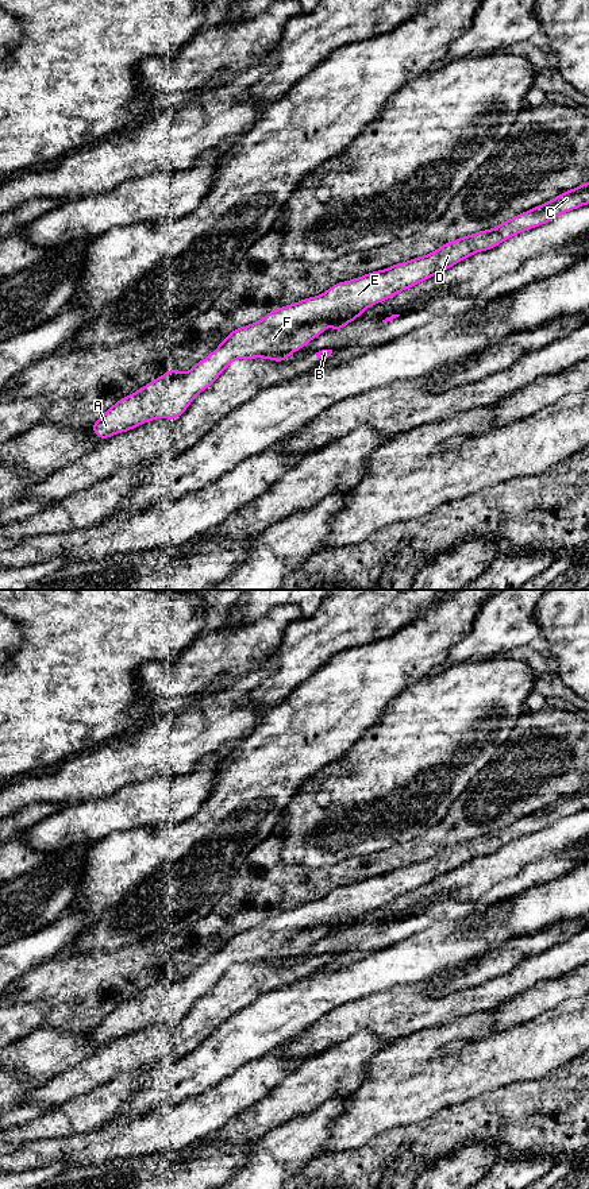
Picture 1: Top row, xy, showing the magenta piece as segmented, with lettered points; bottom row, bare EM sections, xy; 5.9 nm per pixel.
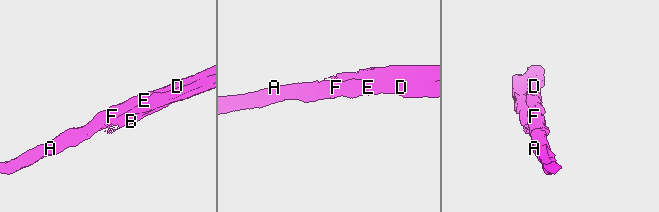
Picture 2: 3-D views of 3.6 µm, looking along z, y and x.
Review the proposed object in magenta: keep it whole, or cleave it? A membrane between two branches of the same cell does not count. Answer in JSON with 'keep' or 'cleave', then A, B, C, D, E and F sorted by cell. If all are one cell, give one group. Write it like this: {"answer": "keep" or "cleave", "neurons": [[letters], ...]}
{"answer": "cleave", "neurons": [["A", "C", "D", "E", "F"], ["B"]]}

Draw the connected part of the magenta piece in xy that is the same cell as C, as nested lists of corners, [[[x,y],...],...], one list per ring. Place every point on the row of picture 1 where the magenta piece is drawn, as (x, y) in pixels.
[[[589,181],[500,223],[496,228],[447,242],[427,255],[342,281],[319,296],[273,309],[258,321],[235,328],[188,372],[169,368],[135,393],[120,398],[91,428],[97,437],[105,440],[157,418],[176,420],[234,360],[296,352],[336,321],[386,301],[477,252],[489,251],[520,232],[540,227],[582,205],[589,205]]]

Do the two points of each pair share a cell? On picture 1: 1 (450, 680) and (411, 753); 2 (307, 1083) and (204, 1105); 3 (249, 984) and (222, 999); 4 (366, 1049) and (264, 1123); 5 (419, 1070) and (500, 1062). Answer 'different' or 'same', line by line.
1: same
2: different
3: same
4: same
5: same

